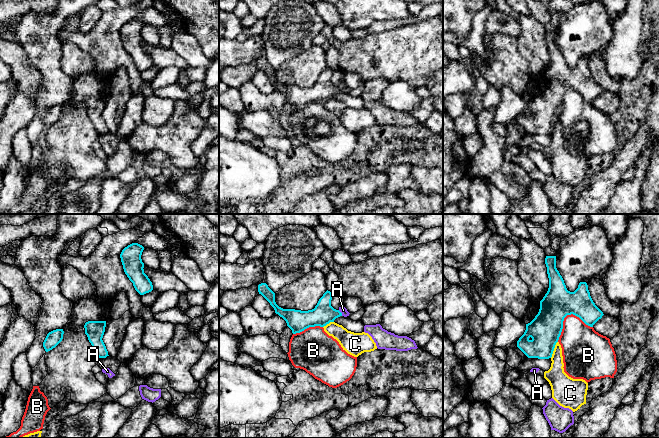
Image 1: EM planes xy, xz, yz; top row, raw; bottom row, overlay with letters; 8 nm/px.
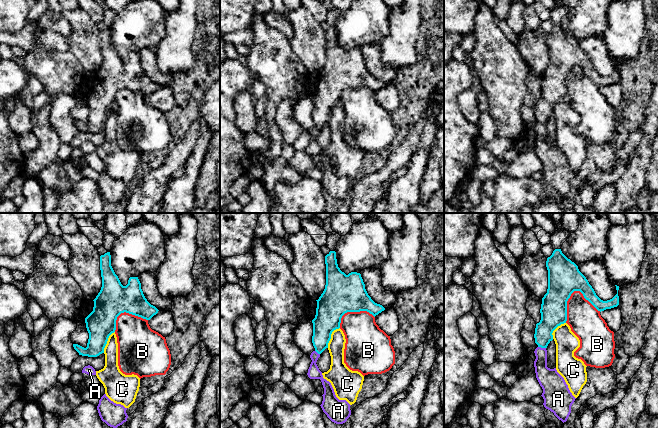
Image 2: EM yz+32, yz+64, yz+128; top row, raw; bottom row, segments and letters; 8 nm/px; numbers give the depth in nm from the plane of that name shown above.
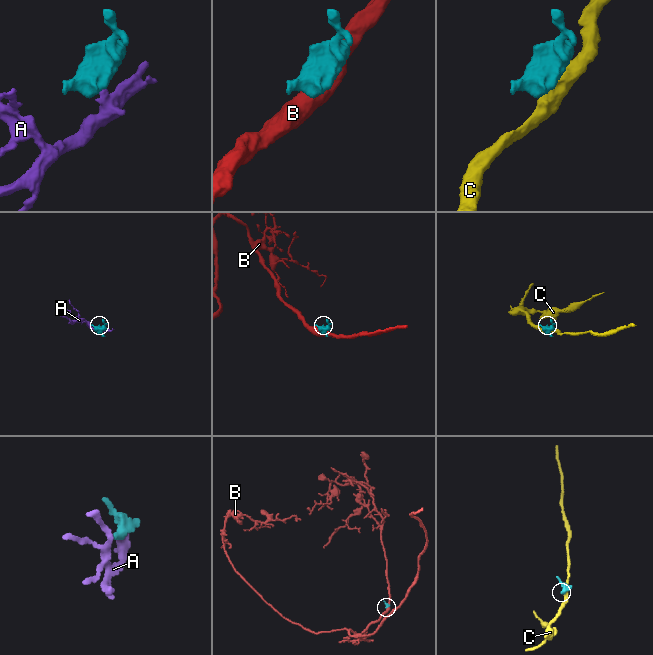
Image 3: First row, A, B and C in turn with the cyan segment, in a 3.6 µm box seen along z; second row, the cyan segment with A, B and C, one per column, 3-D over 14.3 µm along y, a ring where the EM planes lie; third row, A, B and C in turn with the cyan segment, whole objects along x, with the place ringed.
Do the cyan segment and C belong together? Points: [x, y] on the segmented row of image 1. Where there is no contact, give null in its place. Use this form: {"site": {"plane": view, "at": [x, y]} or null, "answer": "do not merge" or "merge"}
{"site": {"plane": "yz", "at": [553, 349]}, "answer": "do not merge"}

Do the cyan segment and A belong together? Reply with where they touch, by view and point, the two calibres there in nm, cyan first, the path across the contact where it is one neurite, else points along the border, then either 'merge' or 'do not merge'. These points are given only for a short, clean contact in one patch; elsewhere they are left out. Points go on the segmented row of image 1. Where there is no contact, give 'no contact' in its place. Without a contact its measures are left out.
meets cyan in xz at (341, 313); 170 nm thick on the cyan side, 60 nm on the other; border along xz (338, 310), (342, 315); do not merge

